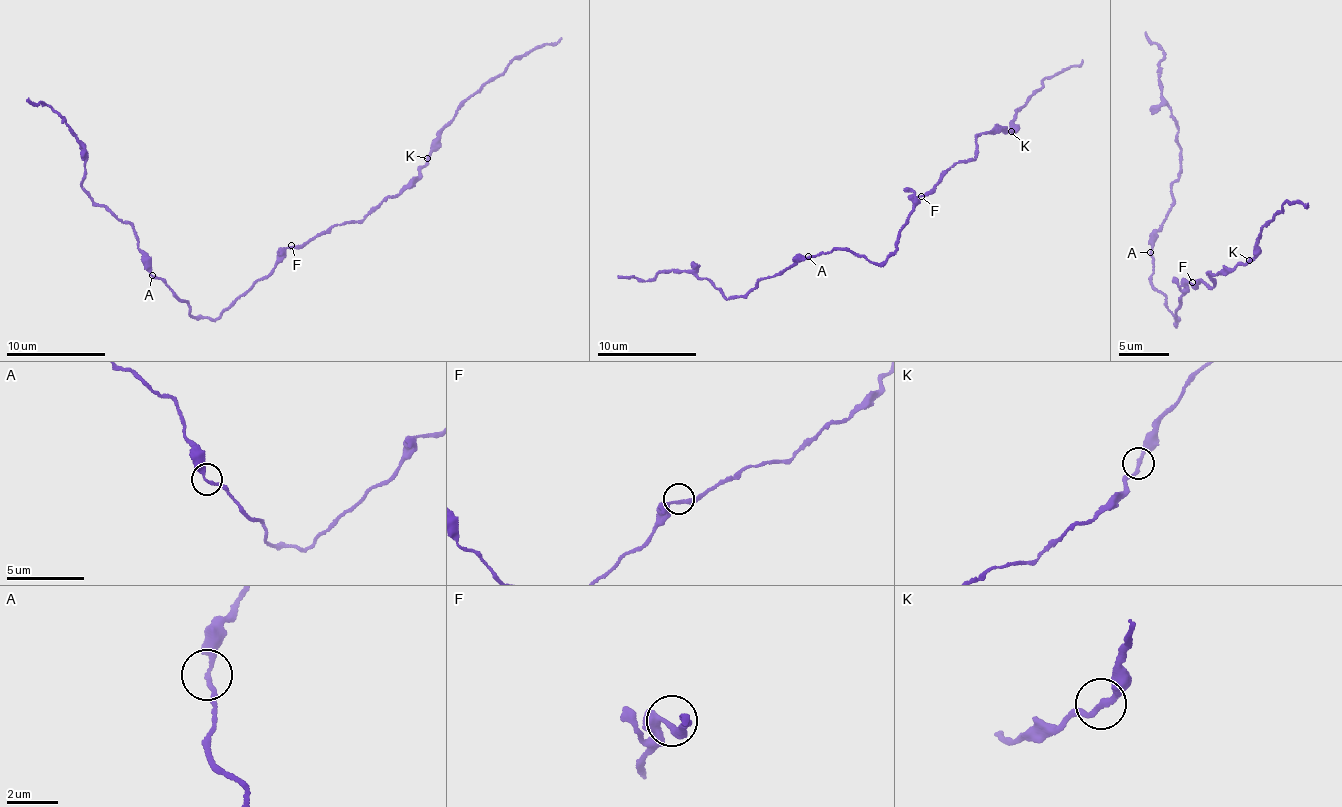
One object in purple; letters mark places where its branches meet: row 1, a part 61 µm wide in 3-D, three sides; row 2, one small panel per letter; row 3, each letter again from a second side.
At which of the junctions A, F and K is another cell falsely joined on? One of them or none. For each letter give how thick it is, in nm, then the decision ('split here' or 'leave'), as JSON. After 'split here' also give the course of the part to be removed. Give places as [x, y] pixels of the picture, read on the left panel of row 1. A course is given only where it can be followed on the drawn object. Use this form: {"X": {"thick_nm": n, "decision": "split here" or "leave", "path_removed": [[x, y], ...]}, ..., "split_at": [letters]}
{"A": {"thick_nm": 200, "decision": "leave"}, "F": {"thick_nm": 200, "decision": "leave"}, "K": {"thick_nm": 200, "decision": "leave"}, "split_at": []}

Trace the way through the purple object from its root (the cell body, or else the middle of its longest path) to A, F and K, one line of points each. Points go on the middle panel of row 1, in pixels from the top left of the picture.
A: (910, 217), (905, 221), (893, 252), (881, 263), (875, 264), (851, 251), (834, 247), (808, 257)
F: (910, 217), (913, 202), (921, 196)
K: (910, 217), (916, 198), (934, 191), (942, 176), (956, 162), (973, 159), (978, 134), (1002, 127), (1011, 131)

